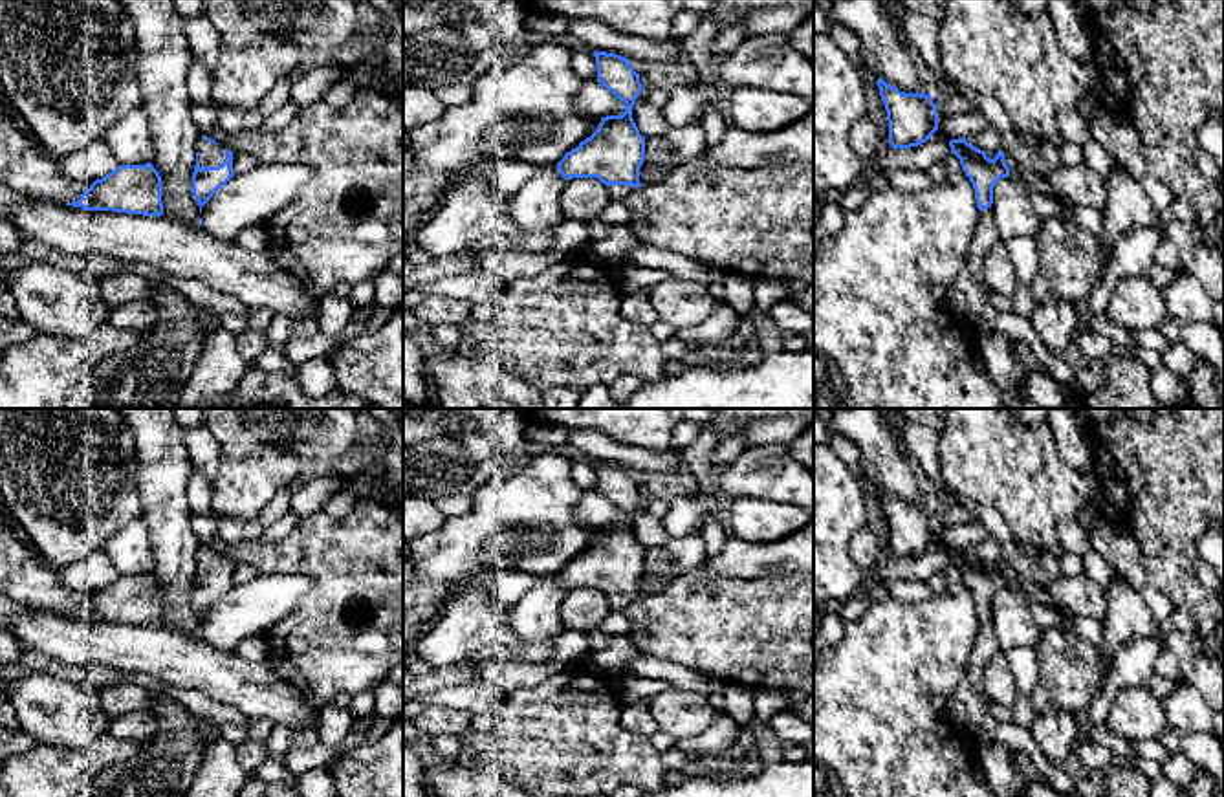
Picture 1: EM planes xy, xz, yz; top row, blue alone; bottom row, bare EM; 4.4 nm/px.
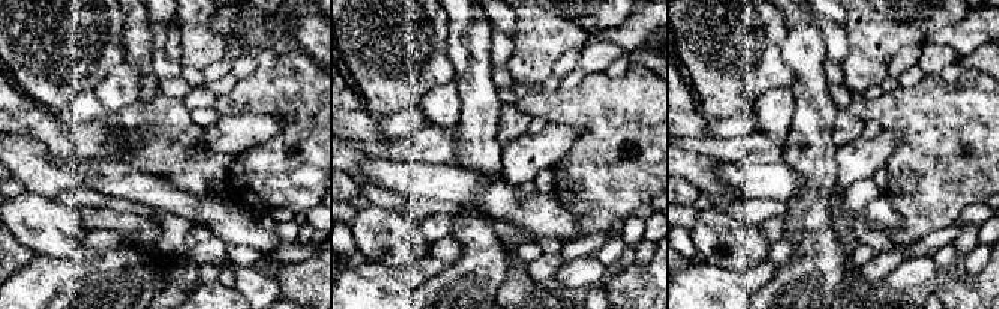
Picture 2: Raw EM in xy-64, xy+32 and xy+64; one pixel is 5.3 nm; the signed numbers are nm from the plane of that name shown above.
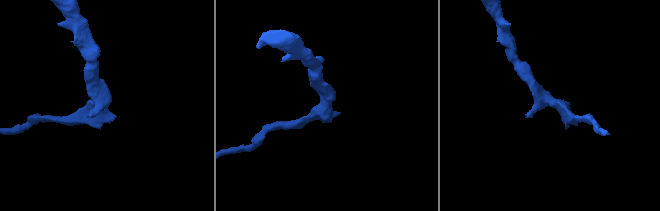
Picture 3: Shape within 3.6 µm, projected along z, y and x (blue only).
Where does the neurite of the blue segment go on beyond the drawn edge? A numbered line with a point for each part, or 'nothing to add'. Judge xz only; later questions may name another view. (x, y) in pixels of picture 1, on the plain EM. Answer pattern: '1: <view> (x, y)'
1: xz (618, 603)

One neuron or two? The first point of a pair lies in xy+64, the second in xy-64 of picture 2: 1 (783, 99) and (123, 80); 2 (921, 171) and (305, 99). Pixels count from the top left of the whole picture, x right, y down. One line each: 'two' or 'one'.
1: one
2: one

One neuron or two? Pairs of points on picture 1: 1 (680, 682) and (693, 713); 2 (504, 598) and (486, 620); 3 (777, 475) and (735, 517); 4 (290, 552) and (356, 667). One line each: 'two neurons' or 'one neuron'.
1: two neurons
2: two neurons
3: two neurons
4: one neuron

